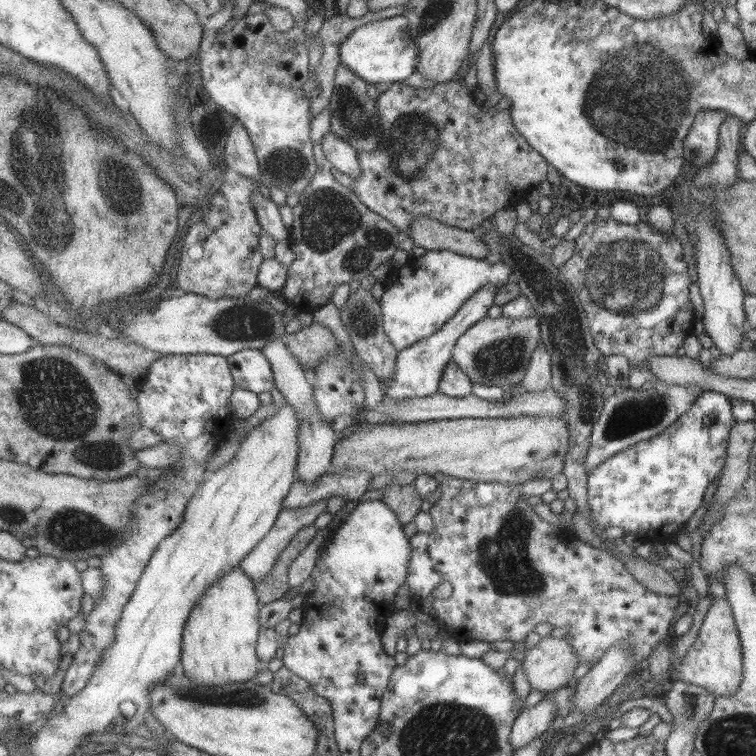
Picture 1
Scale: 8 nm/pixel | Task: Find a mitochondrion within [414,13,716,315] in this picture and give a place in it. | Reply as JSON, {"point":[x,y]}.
{"point":[633,98]}

